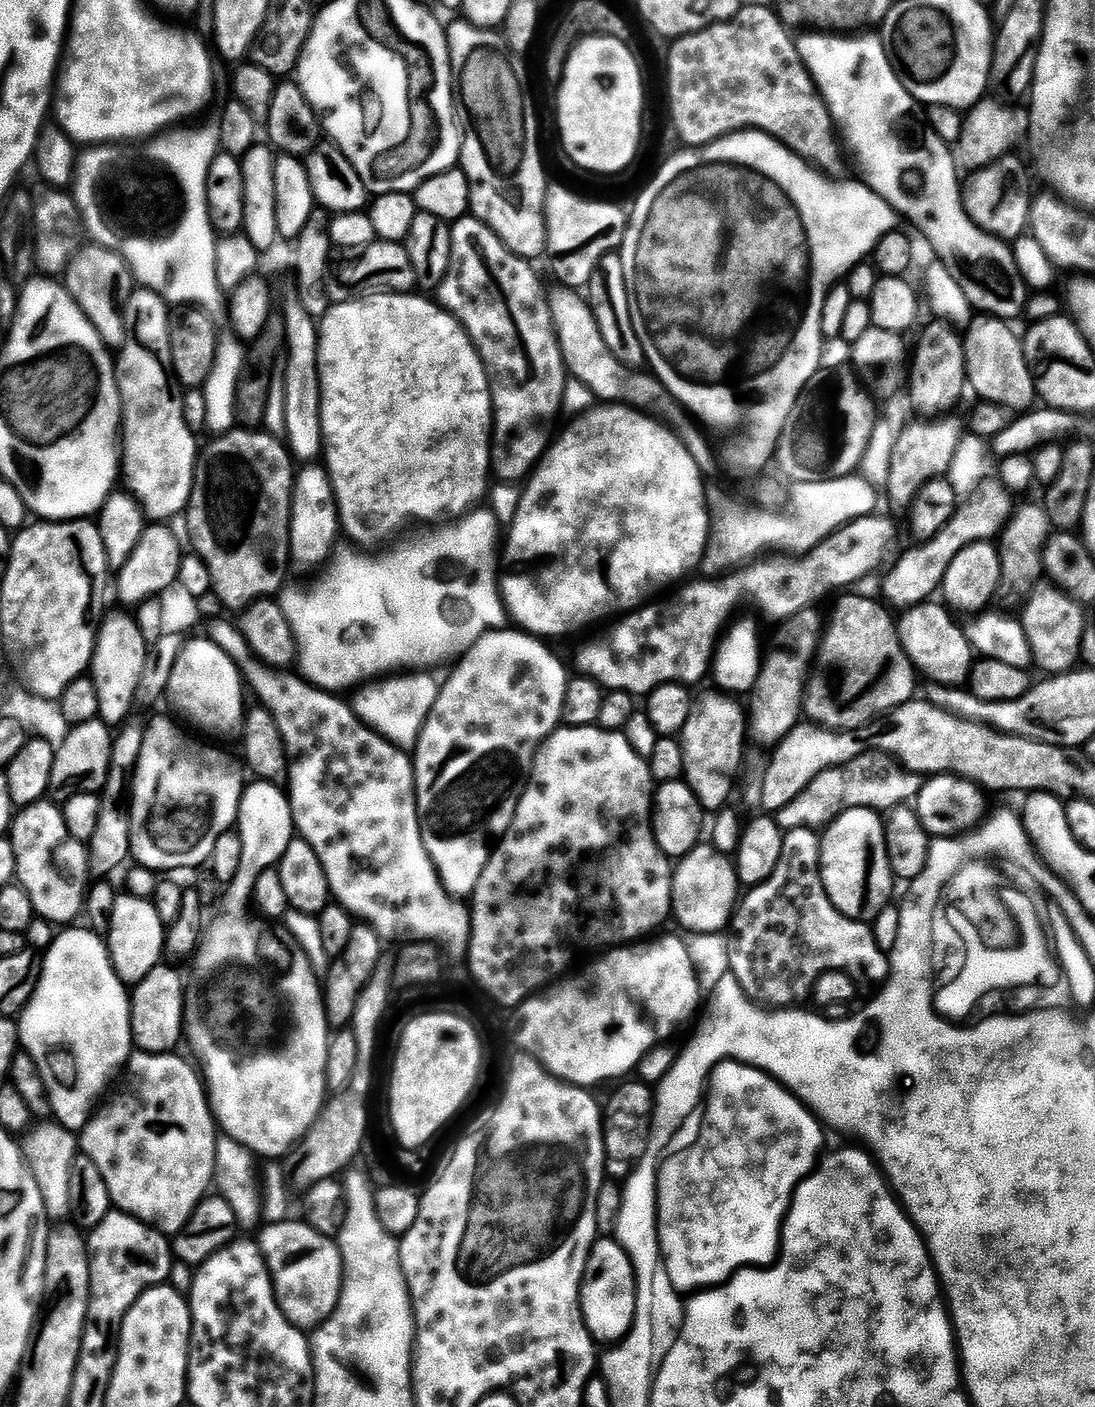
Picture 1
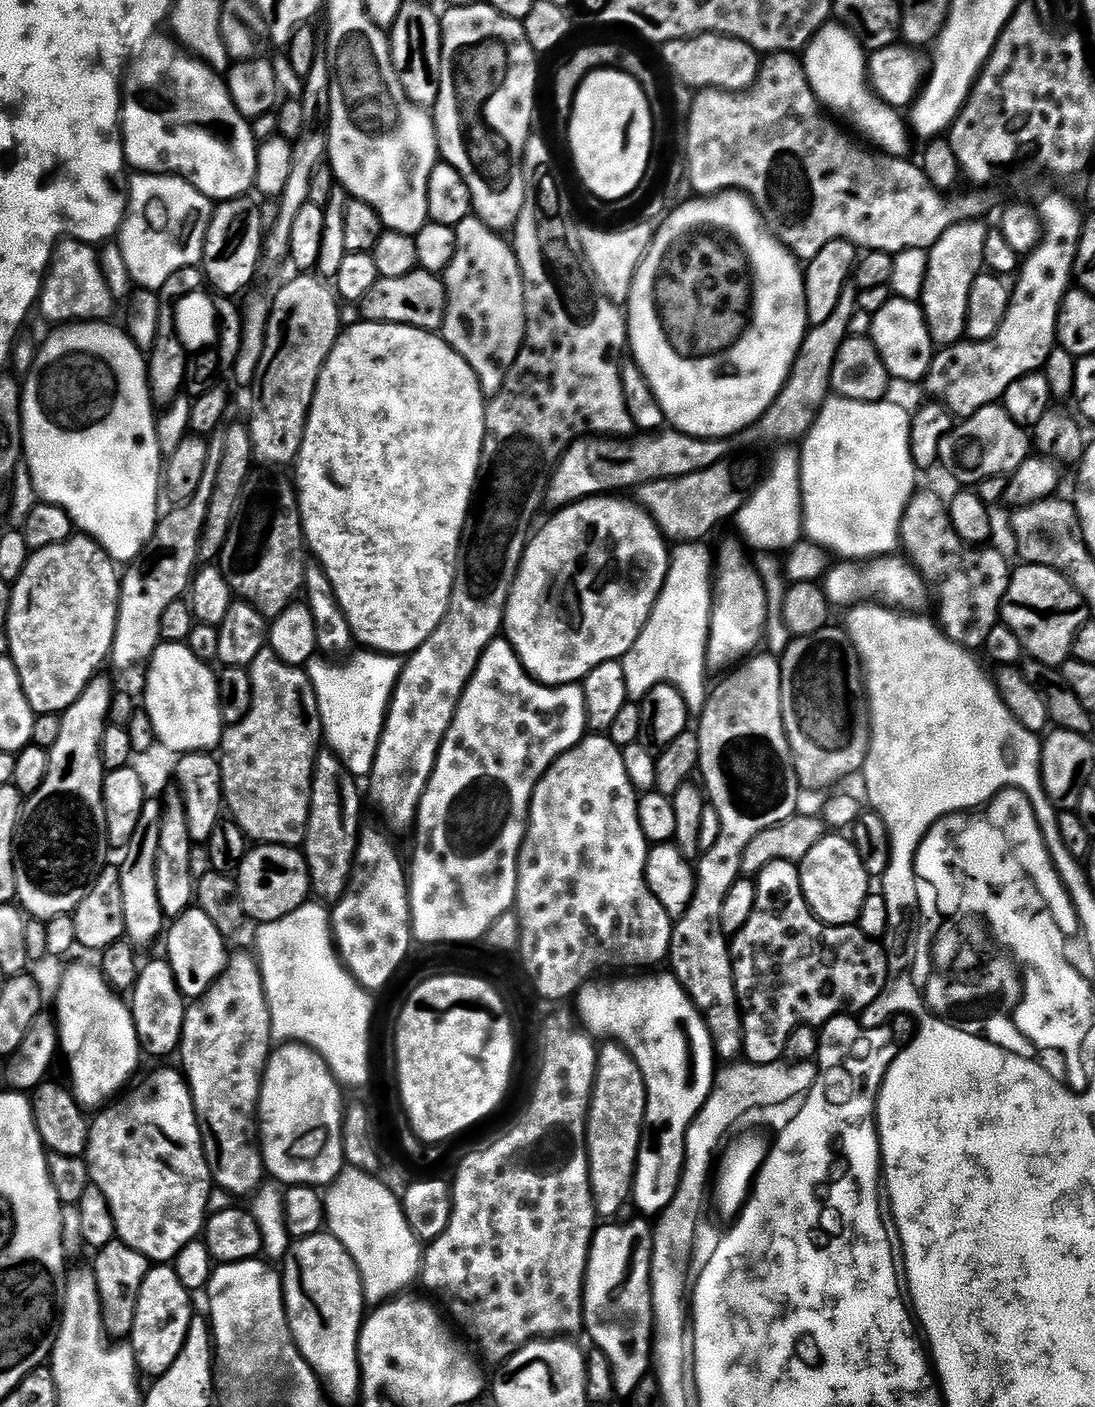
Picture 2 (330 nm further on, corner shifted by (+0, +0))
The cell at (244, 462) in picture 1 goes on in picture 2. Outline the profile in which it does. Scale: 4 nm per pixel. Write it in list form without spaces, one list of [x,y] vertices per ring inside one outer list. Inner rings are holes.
[[[256,466],[248,473],[236,504],[236,519],[232,521],[232,528],[218,557],[218,569],[231,588],[233,597],[251,604],[265,618],[281,616],[304,587],[306,541],[300,521],[300,501],[293,477],[284,472],[287,471],[276,466]]]

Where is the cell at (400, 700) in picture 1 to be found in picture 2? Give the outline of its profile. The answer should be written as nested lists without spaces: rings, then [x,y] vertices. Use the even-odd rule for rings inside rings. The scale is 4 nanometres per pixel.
[[[360,650],[343,665],[315,656],[306,665],[318,698],[321,735],[329,751],[335,753],[356,779],[371,775],[377,746],[380,745],[388,705],[403,672],[403,659],[391,653]]]

